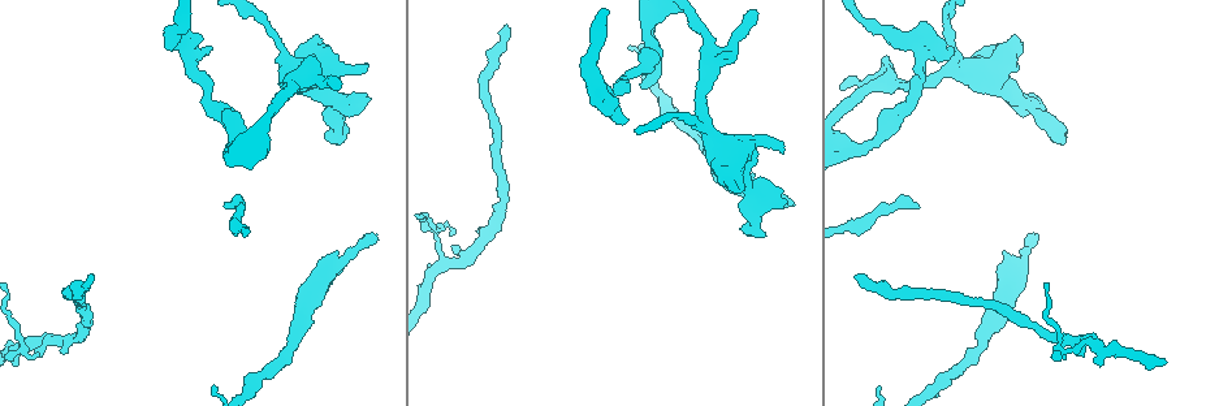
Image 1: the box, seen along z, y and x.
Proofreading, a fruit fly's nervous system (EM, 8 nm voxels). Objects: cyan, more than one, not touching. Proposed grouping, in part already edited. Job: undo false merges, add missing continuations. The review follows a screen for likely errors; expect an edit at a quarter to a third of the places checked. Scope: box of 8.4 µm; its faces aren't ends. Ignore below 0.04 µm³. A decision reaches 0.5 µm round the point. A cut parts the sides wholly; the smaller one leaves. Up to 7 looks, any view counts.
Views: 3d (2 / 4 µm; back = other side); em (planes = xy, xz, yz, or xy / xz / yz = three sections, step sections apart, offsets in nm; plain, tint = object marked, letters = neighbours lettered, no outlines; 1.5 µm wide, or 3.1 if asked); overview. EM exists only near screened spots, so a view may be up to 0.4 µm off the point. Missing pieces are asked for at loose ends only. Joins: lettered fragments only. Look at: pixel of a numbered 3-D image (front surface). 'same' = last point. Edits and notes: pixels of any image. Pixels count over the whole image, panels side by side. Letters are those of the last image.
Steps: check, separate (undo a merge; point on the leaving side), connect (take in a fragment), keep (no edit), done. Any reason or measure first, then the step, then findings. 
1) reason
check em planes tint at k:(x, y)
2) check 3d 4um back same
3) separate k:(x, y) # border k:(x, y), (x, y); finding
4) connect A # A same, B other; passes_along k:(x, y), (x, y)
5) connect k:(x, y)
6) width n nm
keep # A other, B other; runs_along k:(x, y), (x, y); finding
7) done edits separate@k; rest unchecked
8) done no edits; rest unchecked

free end
check 3d 2um back at 1:(90, 273)

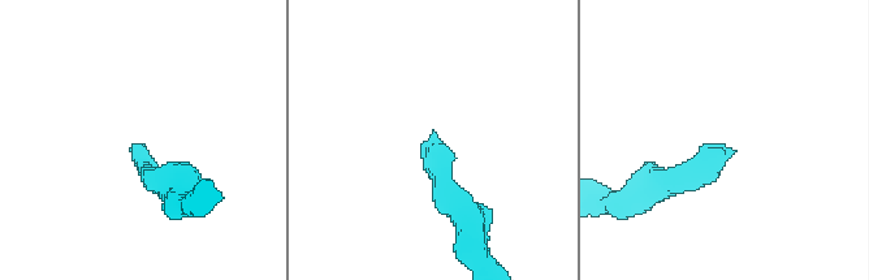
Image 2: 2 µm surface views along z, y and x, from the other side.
shape alone is not enough
check em planes letters at 2:(142, 147)

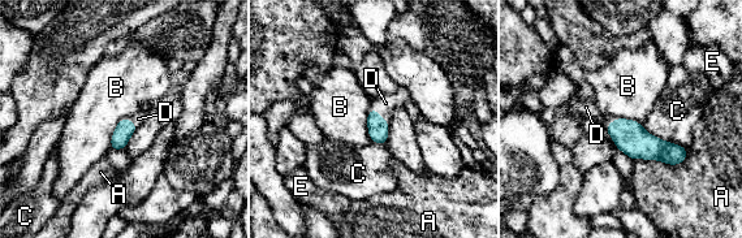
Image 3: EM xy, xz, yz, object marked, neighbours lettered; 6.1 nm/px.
connect D # A other, B other, C other, D same, E other; passes_along 3:(378, 128), (380, 117), (385, 103); the neuron continues

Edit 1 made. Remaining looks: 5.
free end
check 3d 2um at 1:(1036, 239)

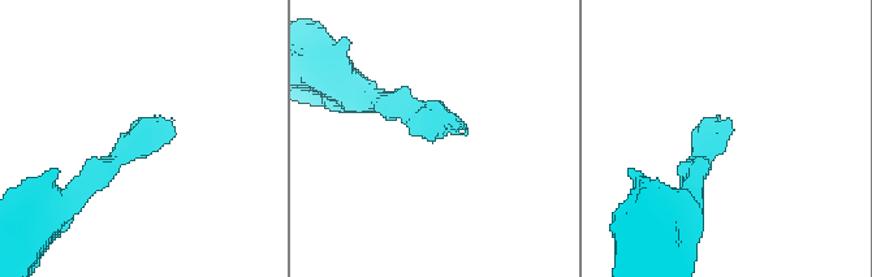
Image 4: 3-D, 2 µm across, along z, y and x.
need the tissue
check em planes letters at 4:(466, 135)

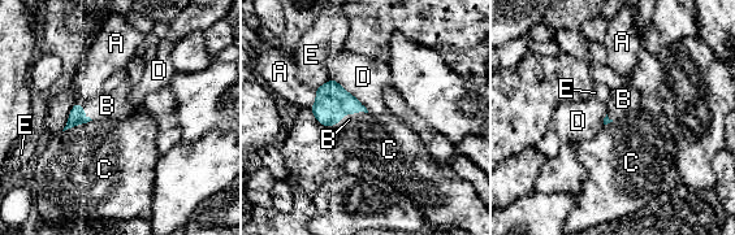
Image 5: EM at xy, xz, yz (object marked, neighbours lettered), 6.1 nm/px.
connect B # A other, B same, C other, D other, E other; the neuron continues

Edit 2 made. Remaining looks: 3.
free end
check em xy step 4 tint at 1:(363, 96)

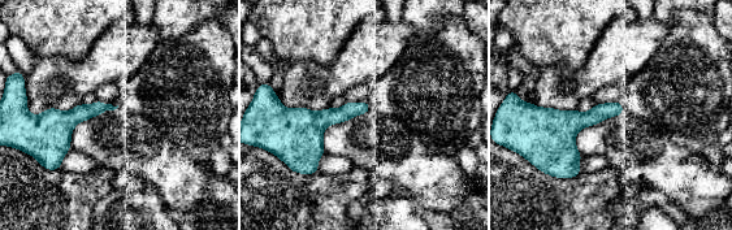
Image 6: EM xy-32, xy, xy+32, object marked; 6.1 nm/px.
check em planes letters same

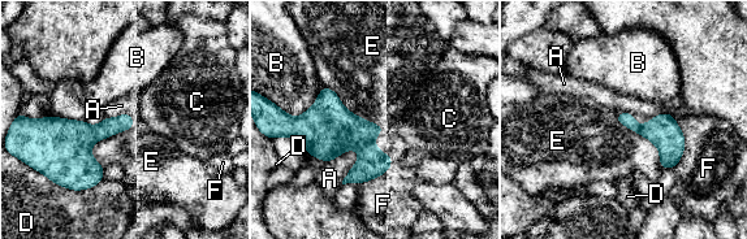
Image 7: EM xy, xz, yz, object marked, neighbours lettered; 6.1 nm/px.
keep # A other, B other, C other, D other, E other, F other; border 7:(355, 148), (358, 160), (342, 185); no lettered fragment goes on from it

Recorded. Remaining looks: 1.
done edits connect@3, connect@5; rest unchecked

